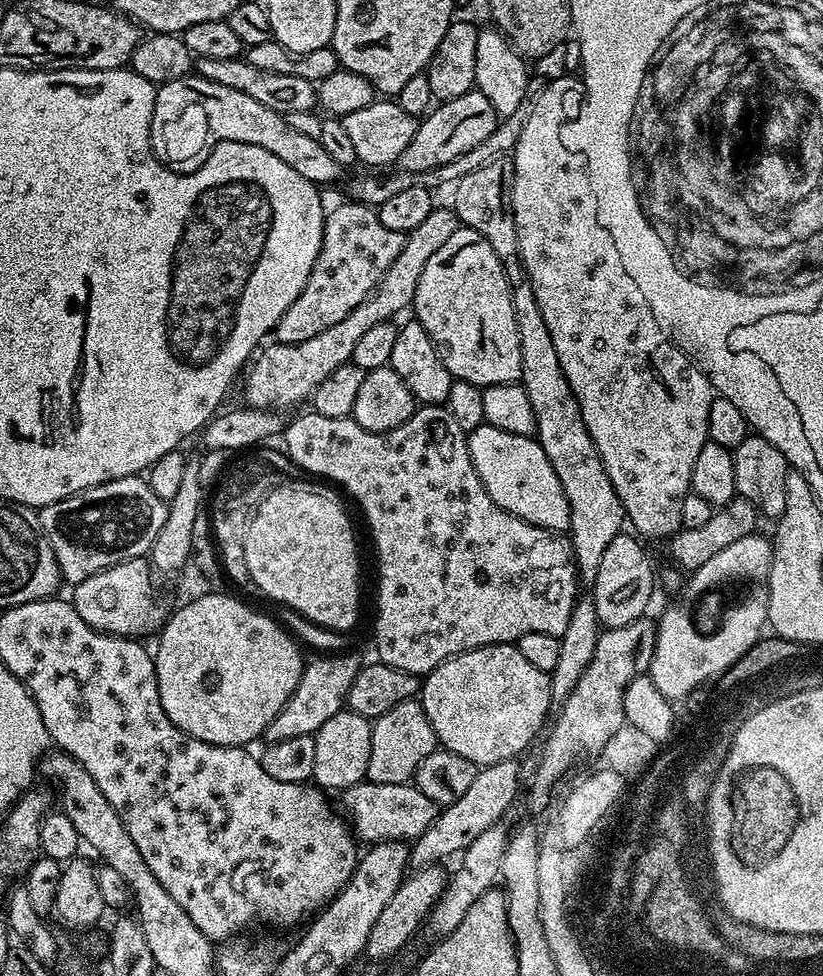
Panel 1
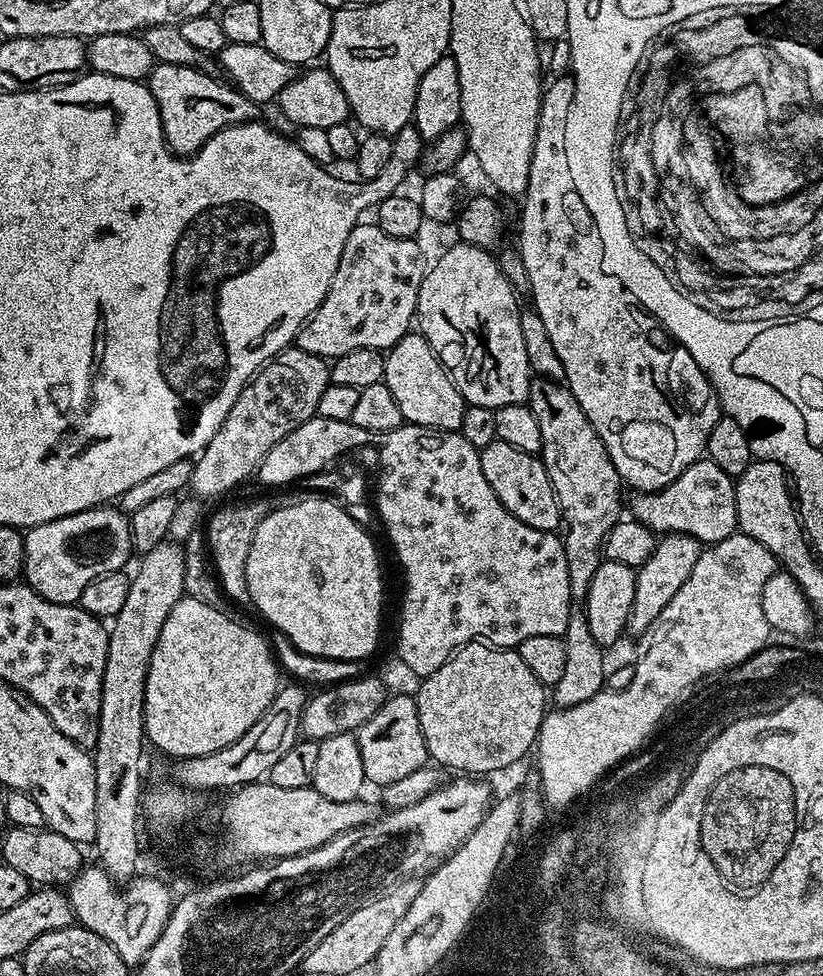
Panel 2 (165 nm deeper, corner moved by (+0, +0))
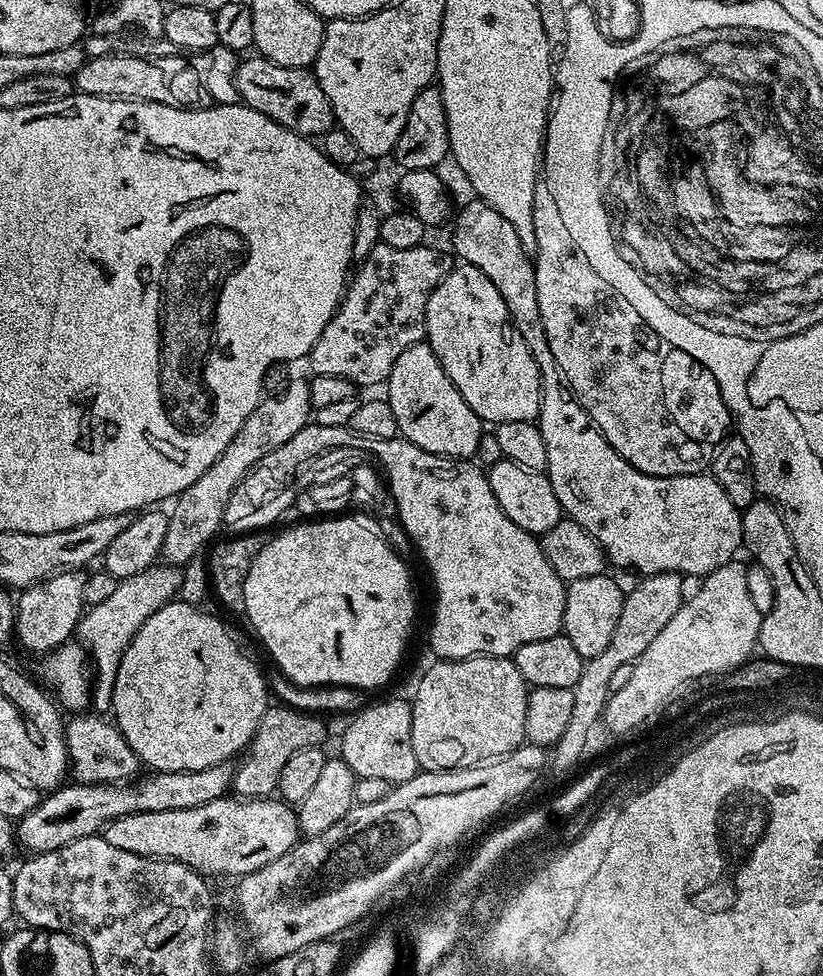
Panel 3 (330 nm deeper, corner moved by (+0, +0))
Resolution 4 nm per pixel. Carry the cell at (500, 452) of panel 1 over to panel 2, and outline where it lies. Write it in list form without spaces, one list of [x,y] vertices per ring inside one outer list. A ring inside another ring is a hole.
[[[495,440],[490,446],[479,449],[479,453],[482,474],[486,474],[490,490],[498,494],[498,502],[502,502],[502,506],[506,506],[506,510],[510,510],[514,518],[543,532],[556,532],[561,527],[560,507],[556,501],[554,486],[539,455],[518,450],[518,446],[510,446],[501,440]]]

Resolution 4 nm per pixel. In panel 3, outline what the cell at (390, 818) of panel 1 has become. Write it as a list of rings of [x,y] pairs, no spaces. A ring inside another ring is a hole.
[[[221,798],[214,802],[206,802],[206,806],[194,806],[186,810],[158,810],[157,812],[139,812],[138,814],[126,814],[122,818],[114,818],[109,820],[102,829],[102,835],[106,842],[110,842],[110,846],[115,846],[118,850],[130,850],[130,854],[138,854],[139,856],[155,856],[158,860],[177,860],[182,862],[188,868],[193,868],[195,872],[199,872],[205,878],[213,878],[212,876],[233,876],[239,878],[250,874],[254,870],[258,870],[262,866],[266,866],[270,862],[274,862],[274,858],[282,858],[282,854],[286,854],[301,839],[300,824],[296,821],[296,812],[293,805],[279,798]]]

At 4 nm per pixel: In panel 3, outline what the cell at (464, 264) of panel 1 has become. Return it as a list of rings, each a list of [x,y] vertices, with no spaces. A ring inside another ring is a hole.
[[[460,262],[457,265],[457,268],[456,265],[449,267],[426,302],[426,343],[434,350],[438,362],[442,362],[450,382],[454,382],[470,410],[474,410],[481,421],[488,423],[489,420],[492,426],[502,422],[535,421],[540,415],[540,367],[534,362],[522,334],[513,326],[506,302],[502,302],[502,294],[498,294],[494,282],[472,264]]]

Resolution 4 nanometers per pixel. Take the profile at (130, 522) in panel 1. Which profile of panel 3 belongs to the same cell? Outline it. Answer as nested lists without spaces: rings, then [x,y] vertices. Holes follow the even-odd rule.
[[[65,570],[49,576],[38,584],[31,584],[19,593],[15,601],[15,639],[24,648],[44,648],[51,650],[57,644],[67,644],[73,639],[76,625],[86,611],[82,598],[85,573],[80,570]]]

